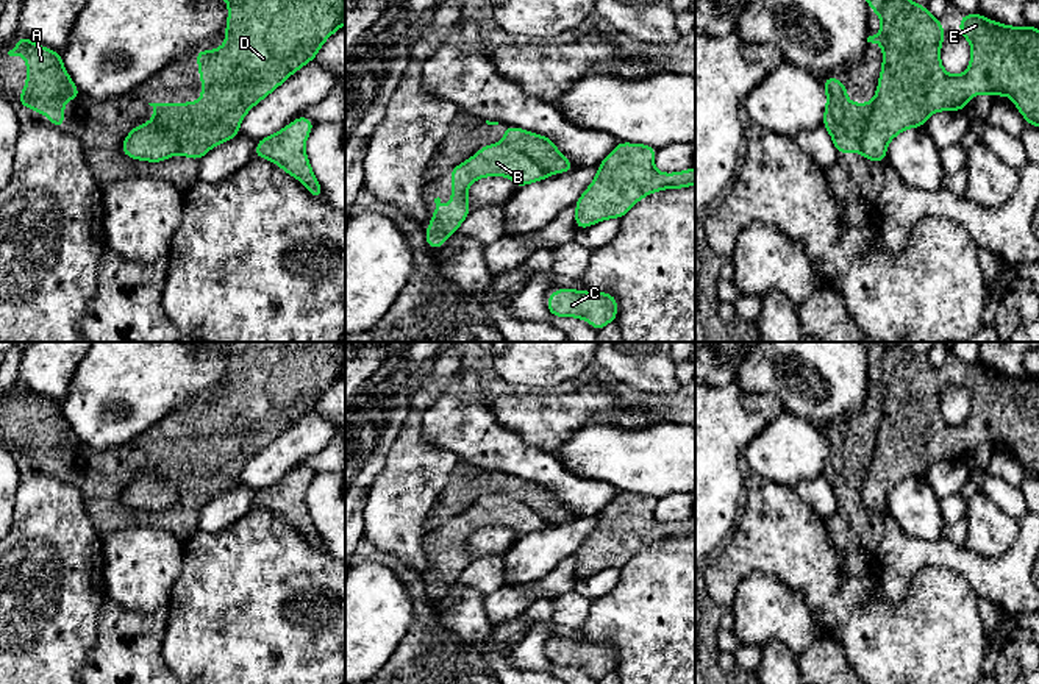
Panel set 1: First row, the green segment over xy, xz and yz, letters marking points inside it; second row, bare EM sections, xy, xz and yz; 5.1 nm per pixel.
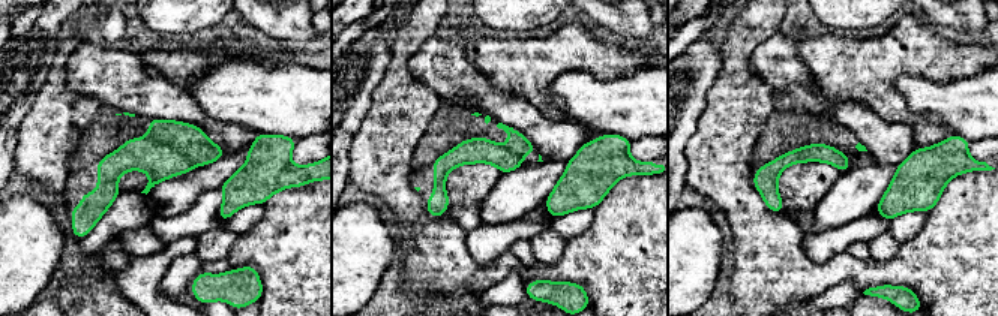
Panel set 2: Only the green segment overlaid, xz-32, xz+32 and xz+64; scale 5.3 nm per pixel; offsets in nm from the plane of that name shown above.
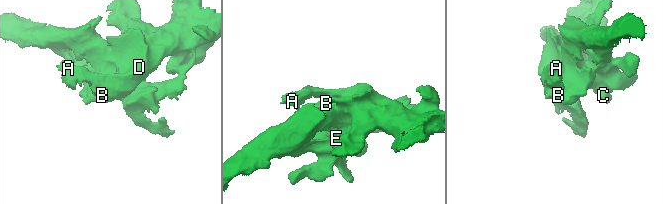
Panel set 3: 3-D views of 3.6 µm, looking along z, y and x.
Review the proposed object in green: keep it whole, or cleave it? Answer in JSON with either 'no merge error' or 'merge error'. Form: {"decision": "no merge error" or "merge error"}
{"decision": "merge error"}

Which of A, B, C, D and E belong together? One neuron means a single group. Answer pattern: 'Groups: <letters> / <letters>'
Groups: A D / B C E

